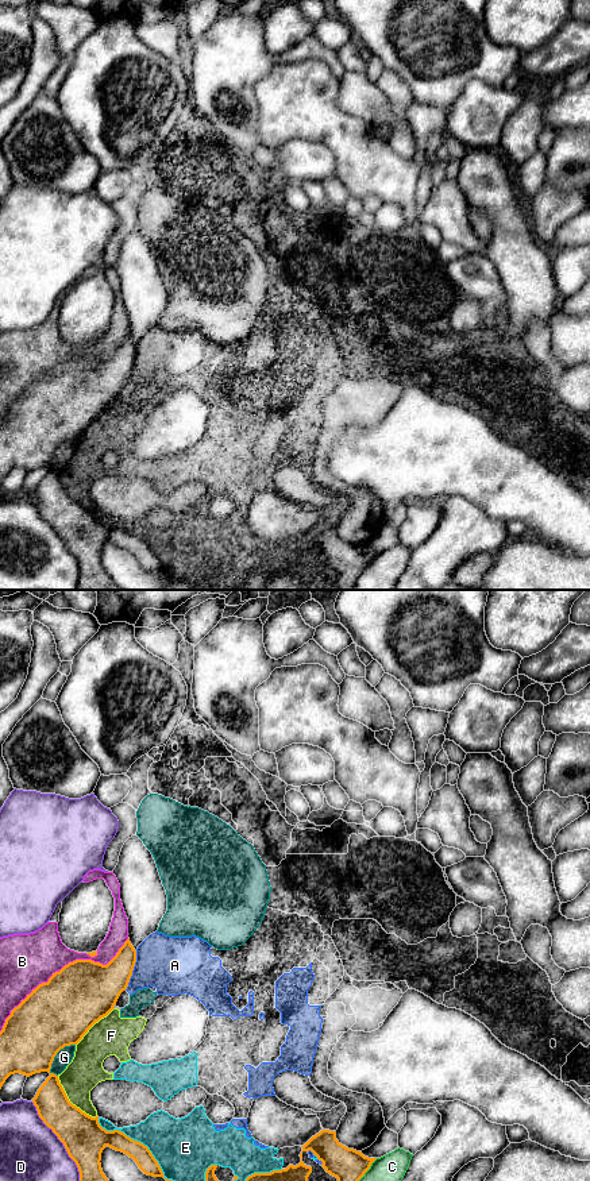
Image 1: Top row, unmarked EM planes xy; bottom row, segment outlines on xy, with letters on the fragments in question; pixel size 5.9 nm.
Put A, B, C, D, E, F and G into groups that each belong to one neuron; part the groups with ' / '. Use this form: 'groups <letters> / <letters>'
groups A E F / B / C / D / G

